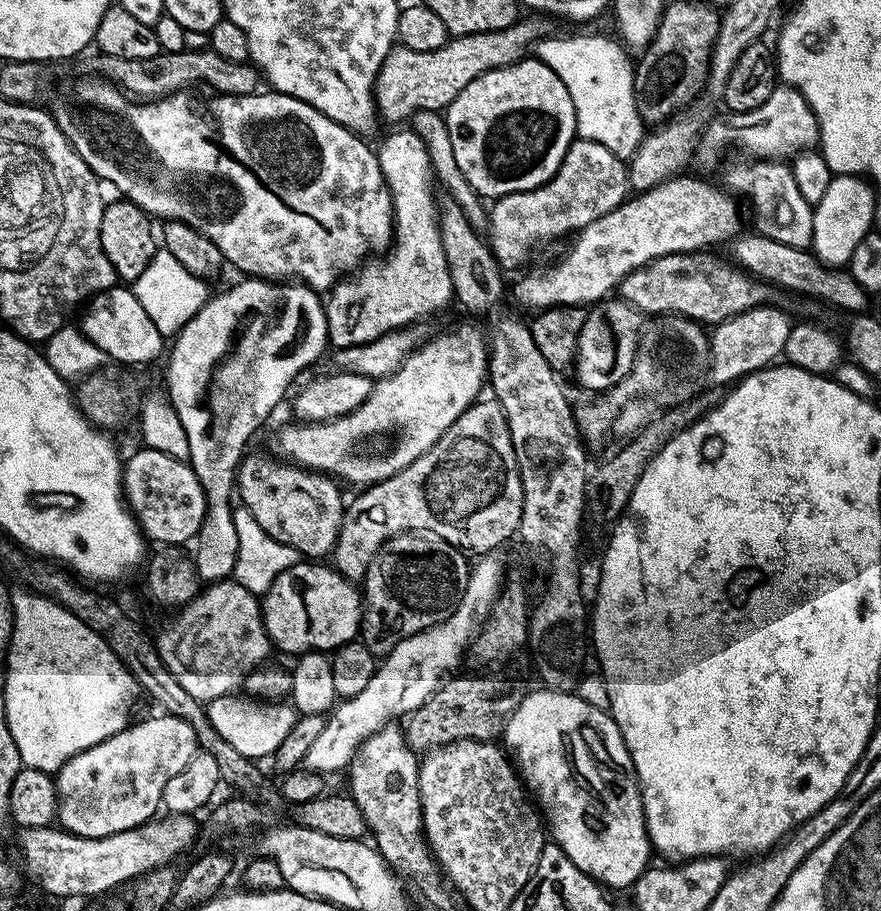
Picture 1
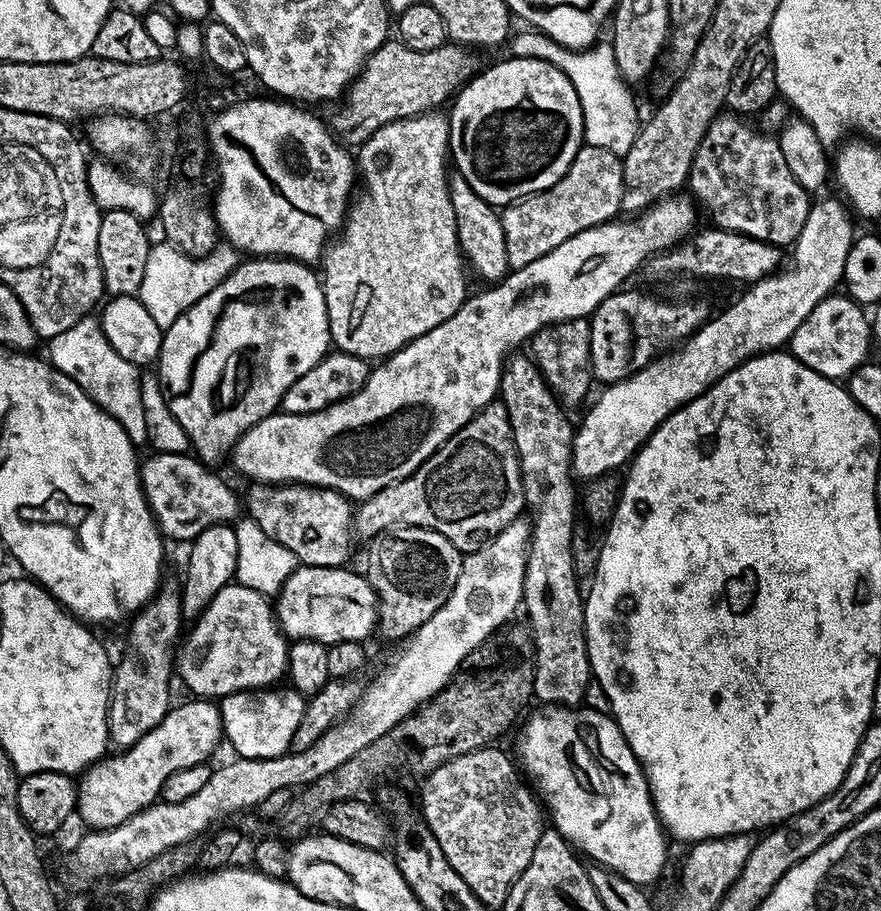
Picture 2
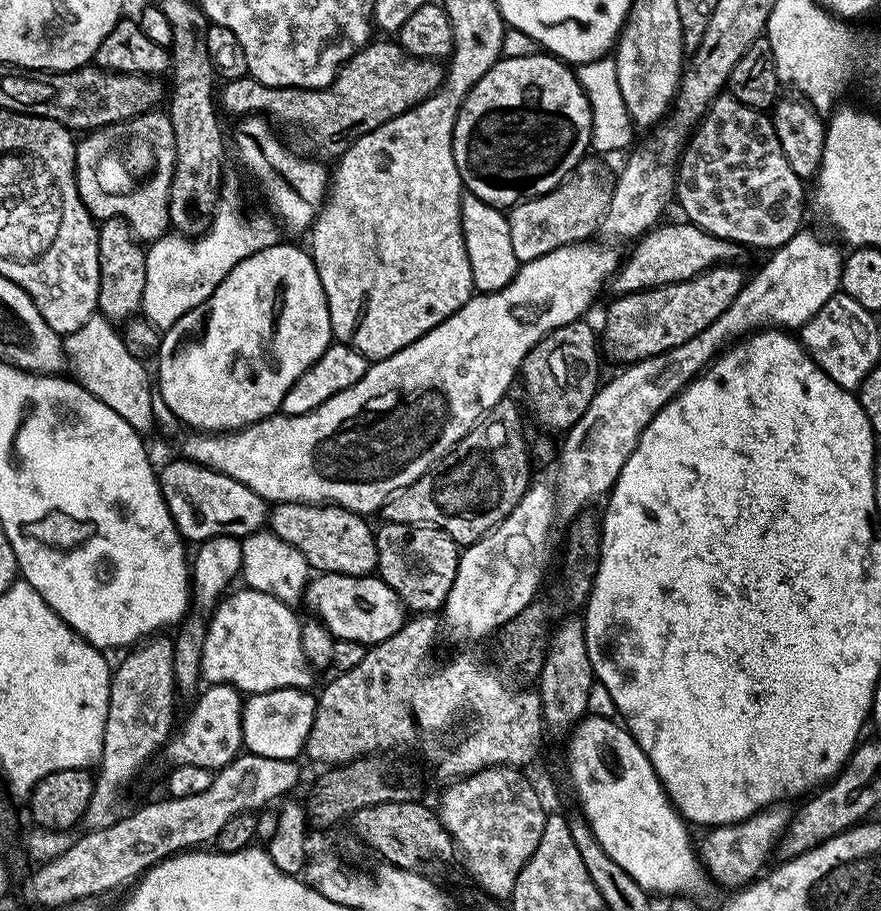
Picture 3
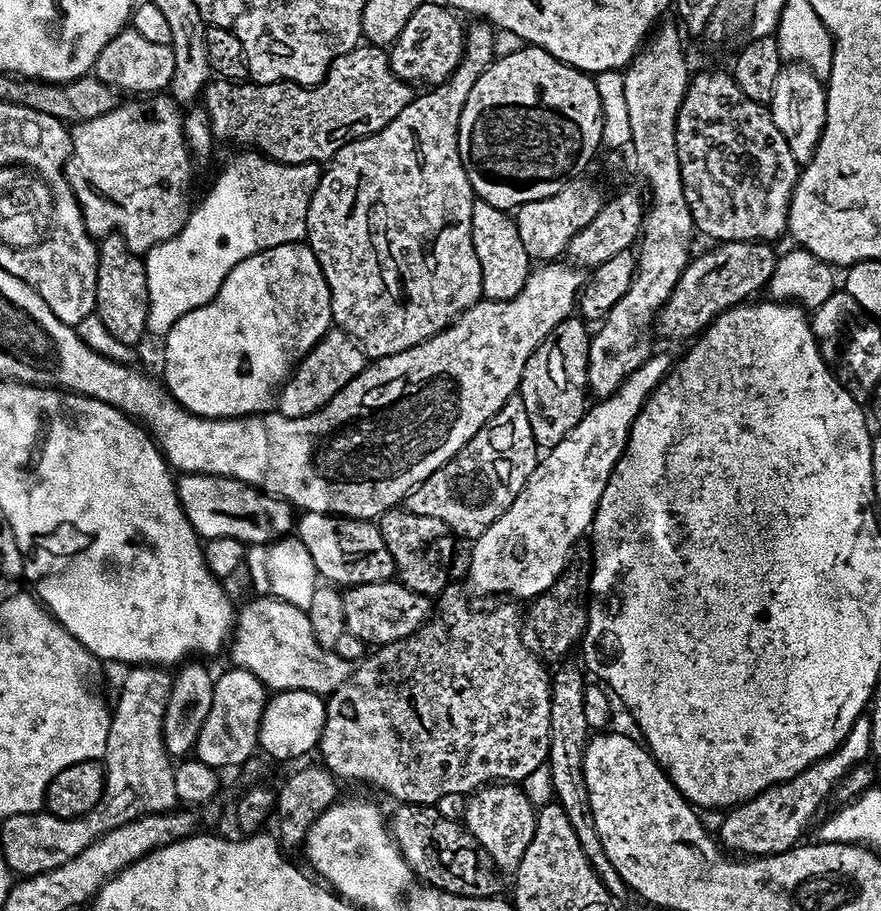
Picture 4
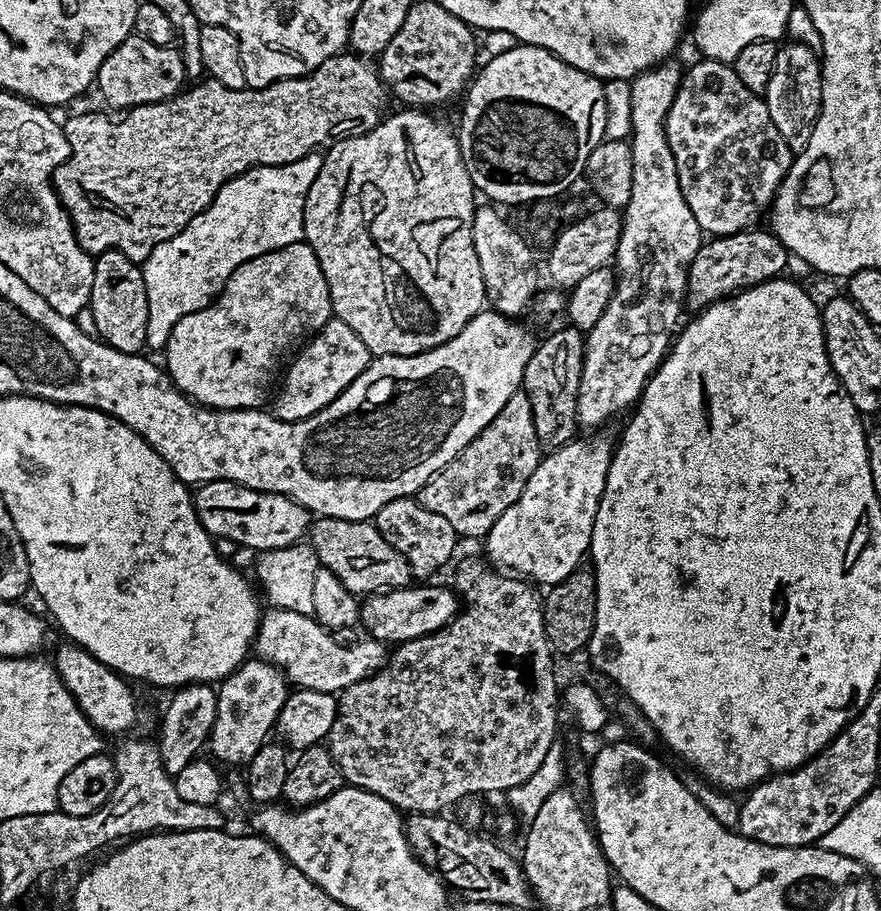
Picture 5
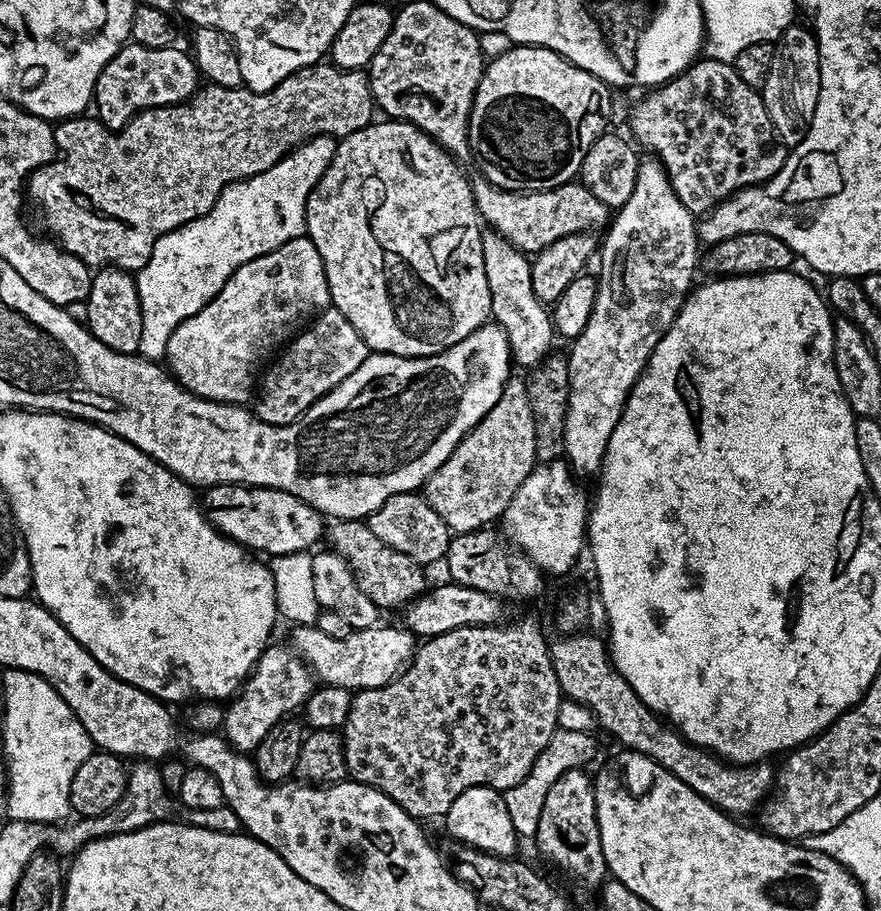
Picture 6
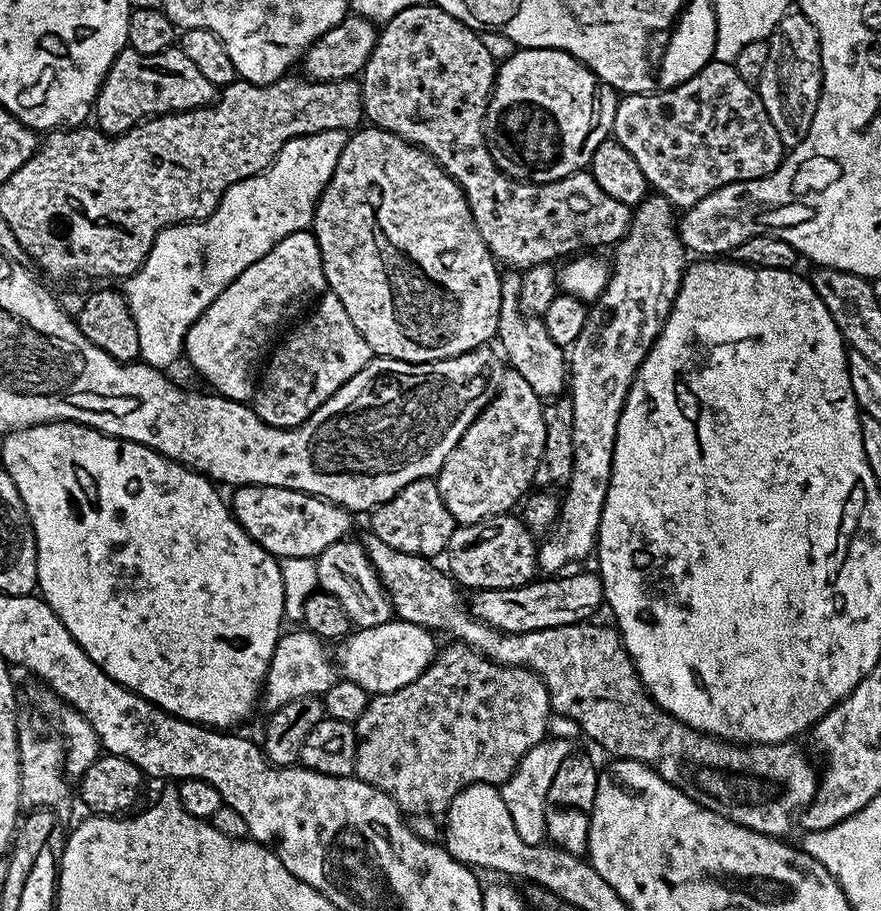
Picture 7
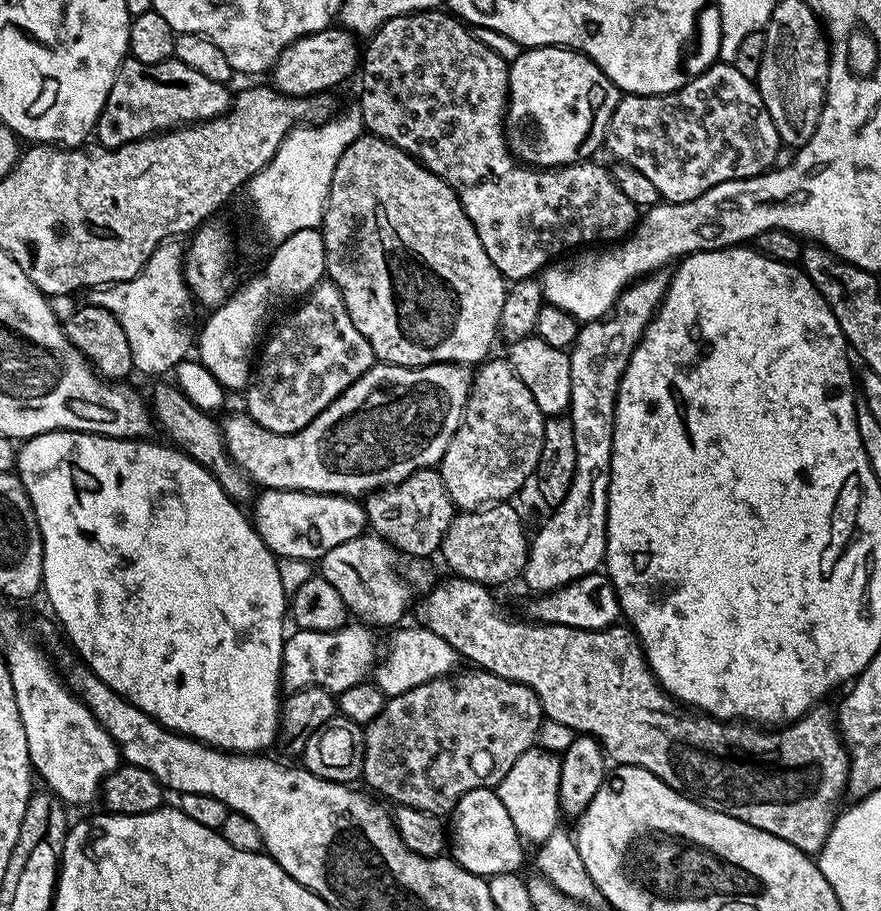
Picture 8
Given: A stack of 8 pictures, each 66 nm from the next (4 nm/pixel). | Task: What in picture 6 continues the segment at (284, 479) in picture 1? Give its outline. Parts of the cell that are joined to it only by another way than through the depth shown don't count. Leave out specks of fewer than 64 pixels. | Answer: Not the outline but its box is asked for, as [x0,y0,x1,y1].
[326,520,426,609]

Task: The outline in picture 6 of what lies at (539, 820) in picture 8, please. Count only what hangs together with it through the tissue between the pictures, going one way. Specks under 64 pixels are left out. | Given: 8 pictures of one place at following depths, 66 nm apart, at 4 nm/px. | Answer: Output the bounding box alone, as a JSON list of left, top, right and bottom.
[503,727,598,840]

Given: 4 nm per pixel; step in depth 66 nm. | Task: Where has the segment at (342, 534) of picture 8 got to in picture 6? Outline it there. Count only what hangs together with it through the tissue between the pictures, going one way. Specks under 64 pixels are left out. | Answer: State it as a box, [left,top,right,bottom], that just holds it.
[202,484,326,557]

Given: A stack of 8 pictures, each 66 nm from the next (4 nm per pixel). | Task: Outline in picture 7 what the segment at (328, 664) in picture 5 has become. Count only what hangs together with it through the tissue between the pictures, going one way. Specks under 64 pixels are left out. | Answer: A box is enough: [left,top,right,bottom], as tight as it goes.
[334,618,438,696]

